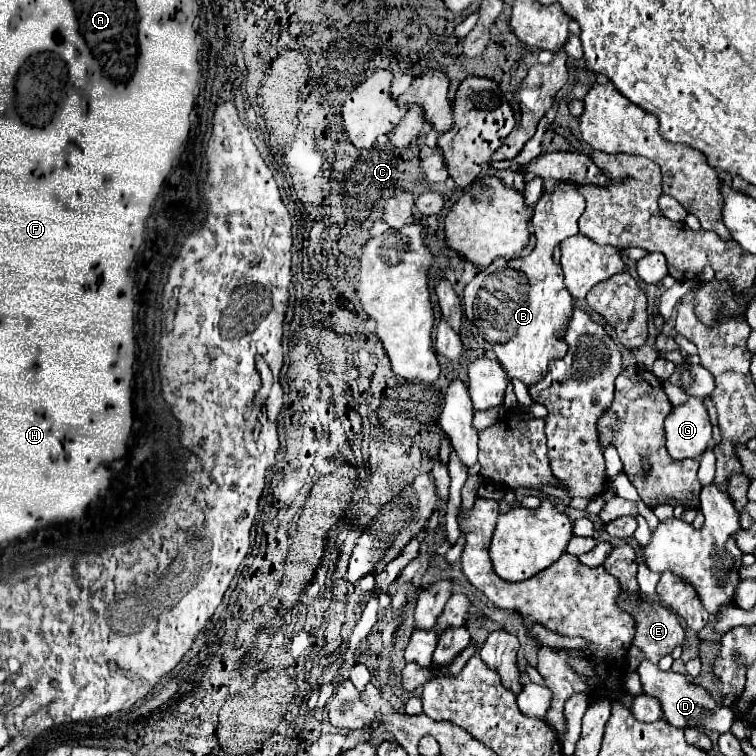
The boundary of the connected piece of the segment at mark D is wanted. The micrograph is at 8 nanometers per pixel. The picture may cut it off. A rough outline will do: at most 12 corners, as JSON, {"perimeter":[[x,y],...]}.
{"perimeter":[[642,661],[642,691],[674,727],[730,731],[734,715],[686,675]]}

